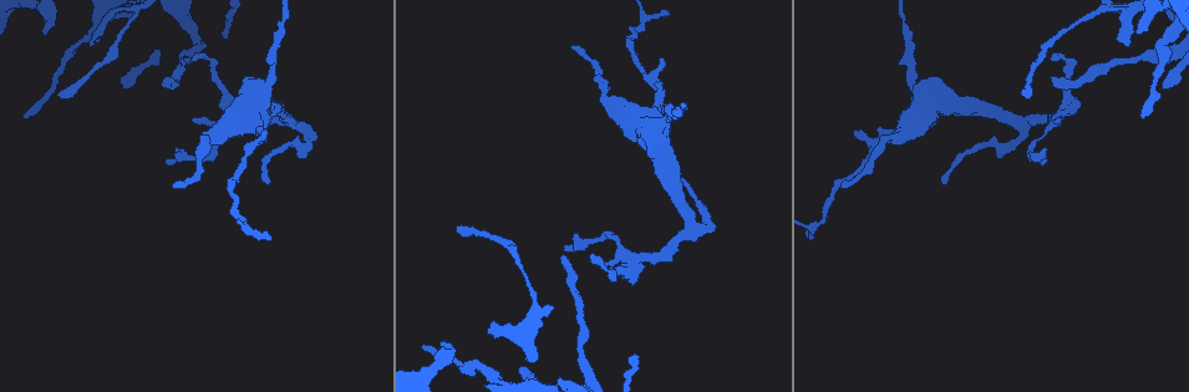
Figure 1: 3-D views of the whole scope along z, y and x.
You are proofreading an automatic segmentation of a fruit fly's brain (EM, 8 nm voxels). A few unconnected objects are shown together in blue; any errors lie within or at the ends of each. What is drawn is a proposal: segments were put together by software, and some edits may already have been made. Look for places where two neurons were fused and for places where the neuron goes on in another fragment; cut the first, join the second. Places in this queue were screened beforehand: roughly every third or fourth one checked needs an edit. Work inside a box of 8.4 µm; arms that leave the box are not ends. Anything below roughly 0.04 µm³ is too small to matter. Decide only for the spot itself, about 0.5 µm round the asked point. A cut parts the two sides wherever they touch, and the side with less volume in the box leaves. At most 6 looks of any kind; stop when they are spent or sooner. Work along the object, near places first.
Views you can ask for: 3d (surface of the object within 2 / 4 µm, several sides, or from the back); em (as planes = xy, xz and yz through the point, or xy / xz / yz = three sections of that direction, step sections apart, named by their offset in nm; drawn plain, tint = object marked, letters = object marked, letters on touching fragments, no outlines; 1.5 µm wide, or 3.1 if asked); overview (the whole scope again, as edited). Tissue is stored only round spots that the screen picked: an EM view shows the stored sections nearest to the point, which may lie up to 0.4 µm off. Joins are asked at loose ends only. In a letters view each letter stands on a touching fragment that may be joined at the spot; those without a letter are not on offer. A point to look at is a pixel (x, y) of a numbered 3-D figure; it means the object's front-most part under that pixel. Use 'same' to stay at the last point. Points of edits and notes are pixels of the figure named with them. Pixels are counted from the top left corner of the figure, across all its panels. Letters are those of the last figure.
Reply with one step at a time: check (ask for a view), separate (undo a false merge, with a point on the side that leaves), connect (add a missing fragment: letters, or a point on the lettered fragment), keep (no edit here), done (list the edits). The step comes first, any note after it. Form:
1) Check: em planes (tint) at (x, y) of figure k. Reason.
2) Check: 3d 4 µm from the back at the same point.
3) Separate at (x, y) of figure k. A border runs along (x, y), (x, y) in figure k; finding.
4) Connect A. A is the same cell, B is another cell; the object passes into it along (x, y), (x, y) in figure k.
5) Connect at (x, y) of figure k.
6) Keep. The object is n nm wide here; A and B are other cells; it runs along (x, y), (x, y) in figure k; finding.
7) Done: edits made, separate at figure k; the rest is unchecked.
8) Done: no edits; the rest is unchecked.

Check: em planes (letters) at (919, 89) of figure 1. Four-way junction.

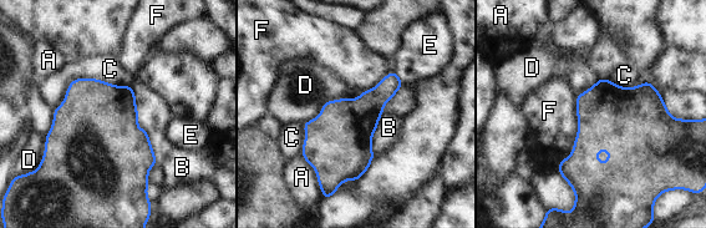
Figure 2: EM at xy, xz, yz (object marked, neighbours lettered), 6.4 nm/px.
Keep. The object is 360 nm wide here; A, B, C, D, E and F are other cells; continuous, no second neuron.

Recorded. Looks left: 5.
Check: 3d 4 µm at (167, 78) of figure 1. Long arm stops here.

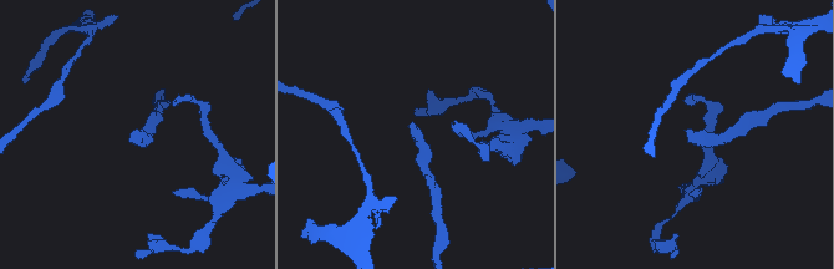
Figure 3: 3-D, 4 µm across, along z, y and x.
Check: em xz step 8 (letters) at (134, 132) of figure 3.

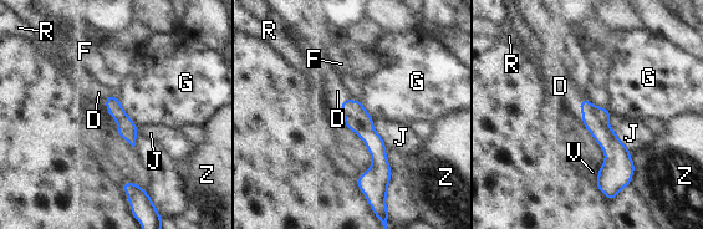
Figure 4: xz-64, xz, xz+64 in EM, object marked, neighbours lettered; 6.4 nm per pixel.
Connect D. The longest contact is with G, 240 nm; D is the same cell, F, G, J, R, V and Z are other cells; the object passes into it along (357, 120), (344, 101), (337, 91) in figure 4; the neuron continues.

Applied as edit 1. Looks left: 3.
Check: overview. See it whole again.

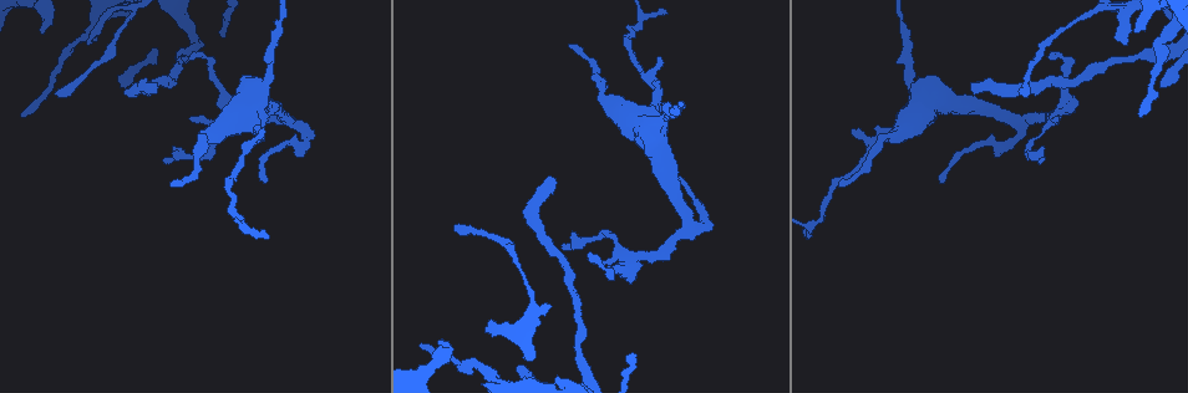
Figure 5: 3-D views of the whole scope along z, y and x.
Check: em yz step 8 (letters) at (456, 225) of figure 5. Long arm stops here.

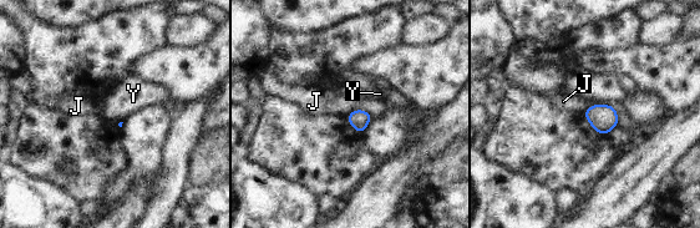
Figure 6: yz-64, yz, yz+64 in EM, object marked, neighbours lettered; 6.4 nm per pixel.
Check: em planes (letters) at the same point.

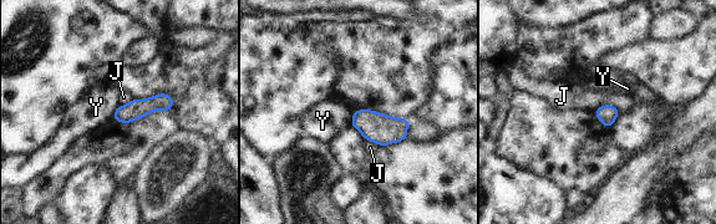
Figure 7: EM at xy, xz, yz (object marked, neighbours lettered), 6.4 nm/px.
Keep. J and Y are other cells; none of them fits.

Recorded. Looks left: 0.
Done: edits made, connect at figure 4; the rest is unchecked.

